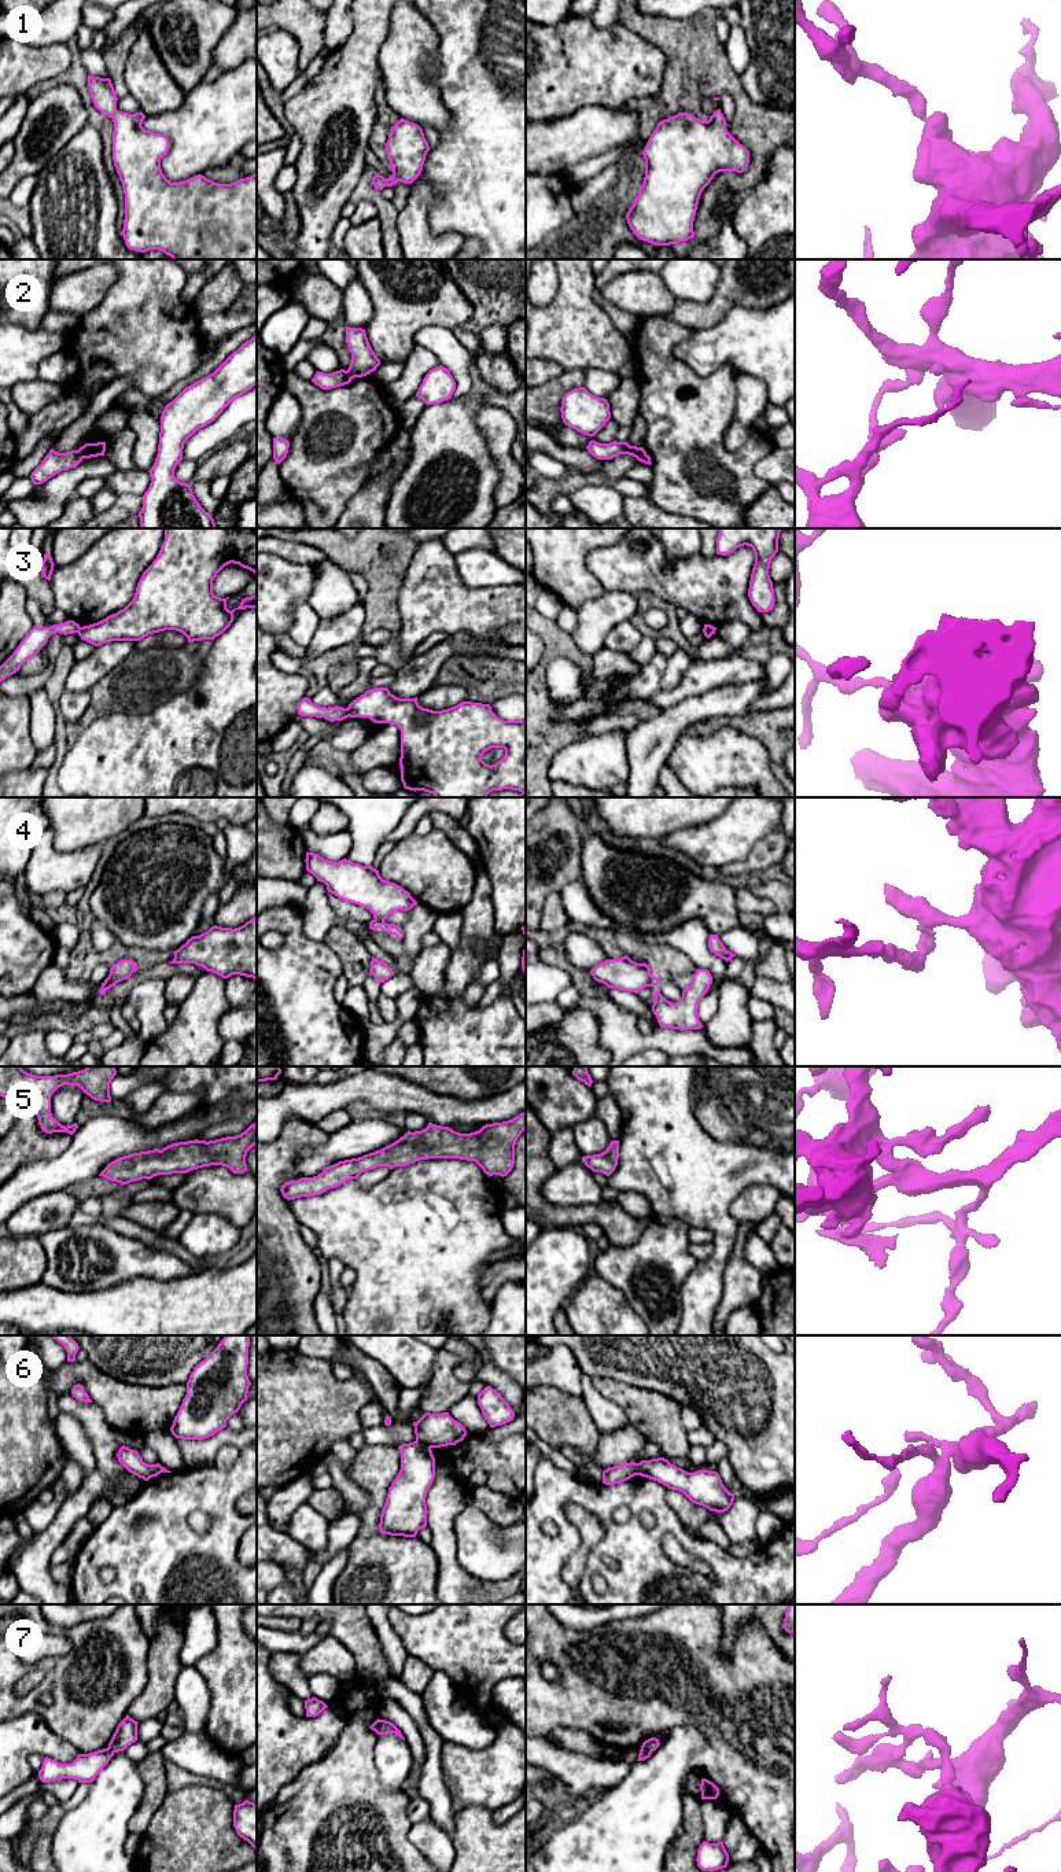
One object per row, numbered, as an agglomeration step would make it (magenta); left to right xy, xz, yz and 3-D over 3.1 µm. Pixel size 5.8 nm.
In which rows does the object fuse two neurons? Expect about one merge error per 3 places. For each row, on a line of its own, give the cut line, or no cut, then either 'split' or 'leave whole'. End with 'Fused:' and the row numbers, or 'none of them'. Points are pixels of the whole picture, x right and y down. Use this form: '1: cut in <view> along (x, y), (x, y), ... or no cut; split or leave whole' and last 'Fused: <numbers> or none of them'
1: no cut; leave whole
2: cut in xy along (77, 450), (81, 459); split
3: cut in xz along (346, 708), (349, 715); split
4: cut in xy along (109, 975), (115, 983); split
5: no cut; leave whole
6: cut in xz along (416, 1438), (430, 1448); split
7: cut in yz along (641, 1747), (651, 1751); split
Fused: 2, 3, 4, 6, 7

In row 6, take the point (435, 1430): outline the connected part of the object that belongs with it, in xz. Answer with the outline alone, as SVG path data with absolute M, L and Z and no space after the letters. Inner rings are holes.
M425 1412L417 1422L413 1422L413 1426L416 1440L428 1448L456 1445L467 1436L465 1427L449 1412Z

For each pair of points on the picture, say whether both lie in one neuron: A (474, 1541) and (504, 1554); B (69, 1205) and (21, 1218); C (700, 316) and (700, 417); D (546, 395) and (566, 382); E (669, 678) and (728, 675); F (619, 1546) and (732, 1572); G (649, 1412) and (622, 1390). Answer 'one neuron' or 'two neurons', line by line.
A: one neuron
B: one neuron
C: two neurons
D: one neuron
E: two neurons
F: one neuron
G: one neuron

